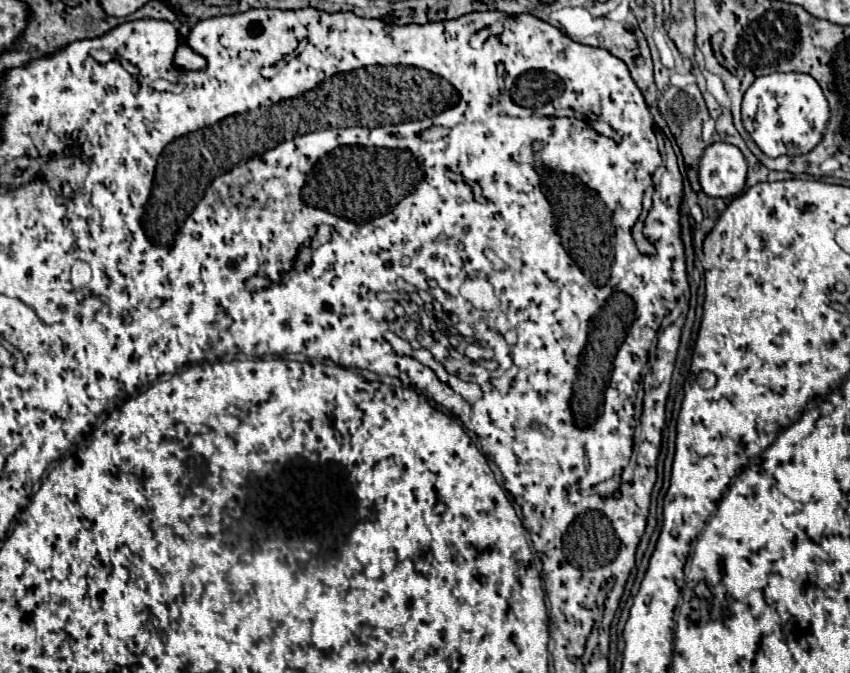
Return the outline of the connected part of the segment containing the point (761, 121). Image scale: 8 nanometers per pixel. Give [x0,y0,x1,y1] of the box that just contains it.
[743,73,831,157]

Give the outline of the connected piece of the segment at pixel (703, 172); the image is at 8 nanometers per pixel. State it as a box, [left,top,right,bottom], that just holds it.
[699,143,747,197]

